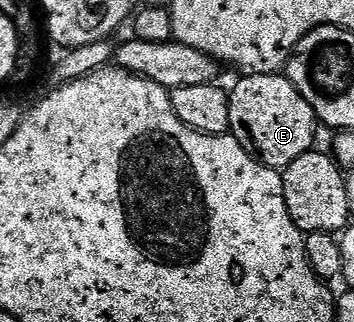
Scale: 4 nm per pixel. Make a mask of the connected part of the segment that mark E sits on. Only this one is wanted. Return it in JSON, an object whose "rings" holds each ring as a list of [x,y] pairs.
{"rings":[[[280,73],[270,75],[244,75],[236,86],[231,86],[230,135],[238,139],[243,149],[257,161],[277,171],[287,169],[294,159],[309,152],[316,141],[318,122],[316,113],[302,99],[300,92]]]}

